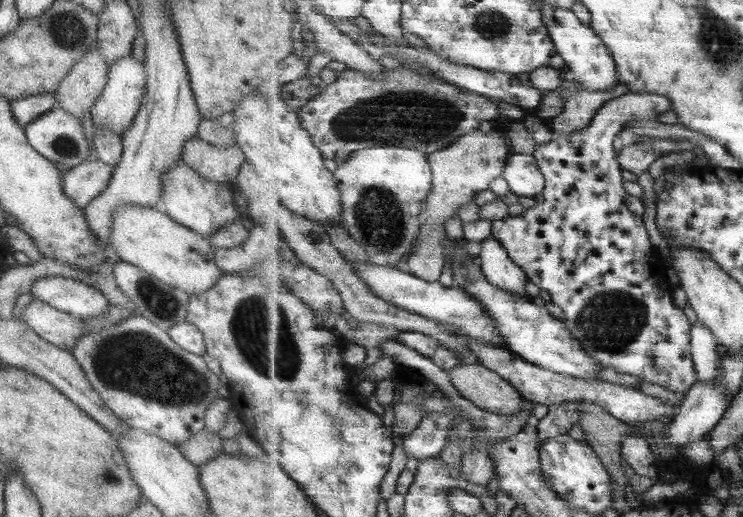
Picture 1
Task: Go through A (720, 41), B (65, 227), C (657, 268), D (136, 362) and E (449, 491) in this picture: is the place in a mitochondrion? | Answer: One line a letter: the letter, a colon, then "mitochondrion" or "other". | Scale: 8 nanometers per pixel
A: mitochondrion
B: other
C: other
D: mitochondrion
E: other

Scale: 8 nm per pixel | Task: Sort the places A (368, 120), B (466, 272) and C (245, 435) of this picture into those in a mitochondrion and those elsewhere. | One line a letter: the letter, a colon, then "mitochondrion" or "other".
A: mitochondrion
B: mitochondrion
C: other

